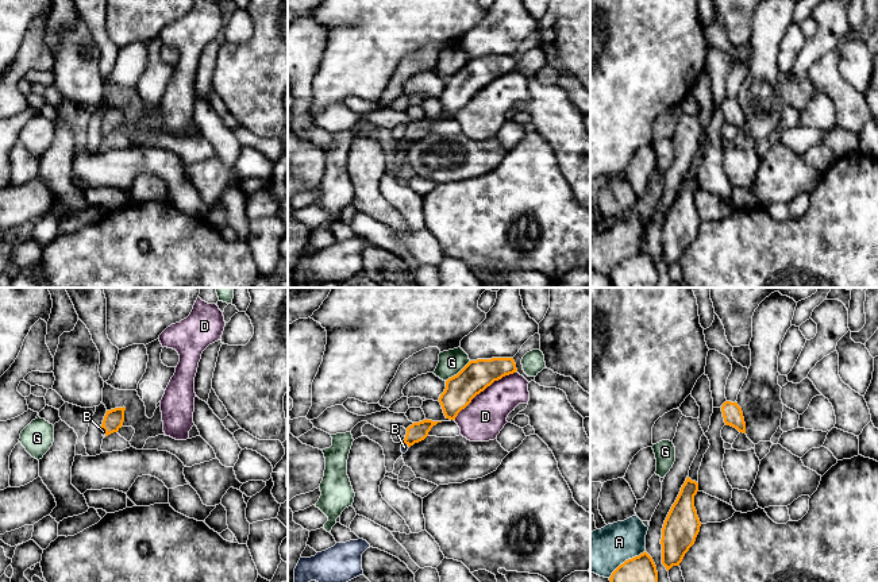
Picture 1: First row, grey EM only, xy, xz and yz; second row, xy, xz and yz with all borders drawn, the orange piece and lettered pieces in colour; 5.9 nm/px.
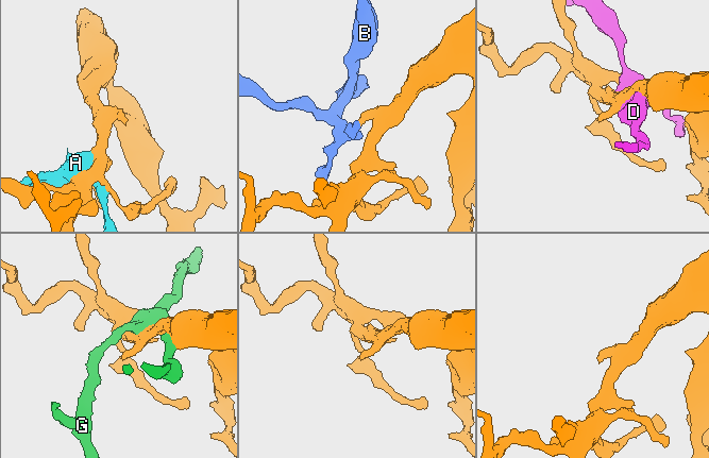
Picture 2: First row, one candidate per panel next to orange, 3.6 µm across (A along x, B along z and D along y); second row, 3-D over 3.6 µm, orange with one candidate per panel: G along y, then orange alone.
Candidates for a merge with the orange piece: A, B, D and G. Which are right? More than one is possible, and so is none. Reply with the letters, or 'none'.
B

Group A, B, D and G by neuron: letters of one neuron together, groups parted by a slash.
A / B / D / G

